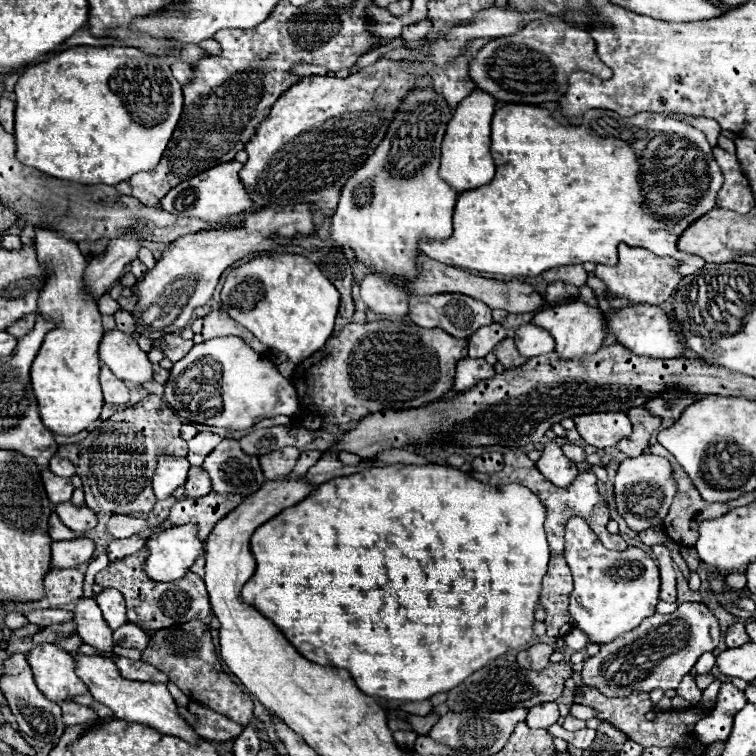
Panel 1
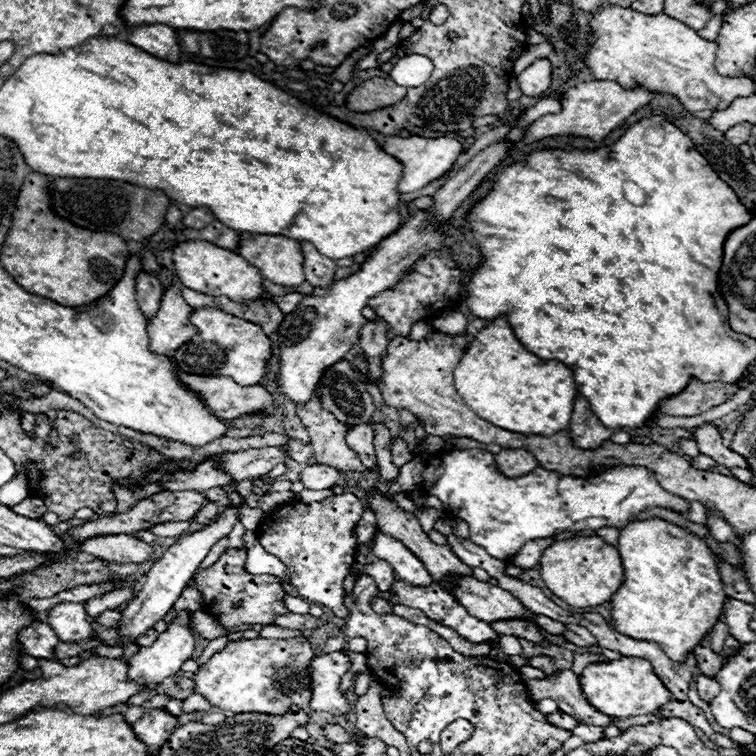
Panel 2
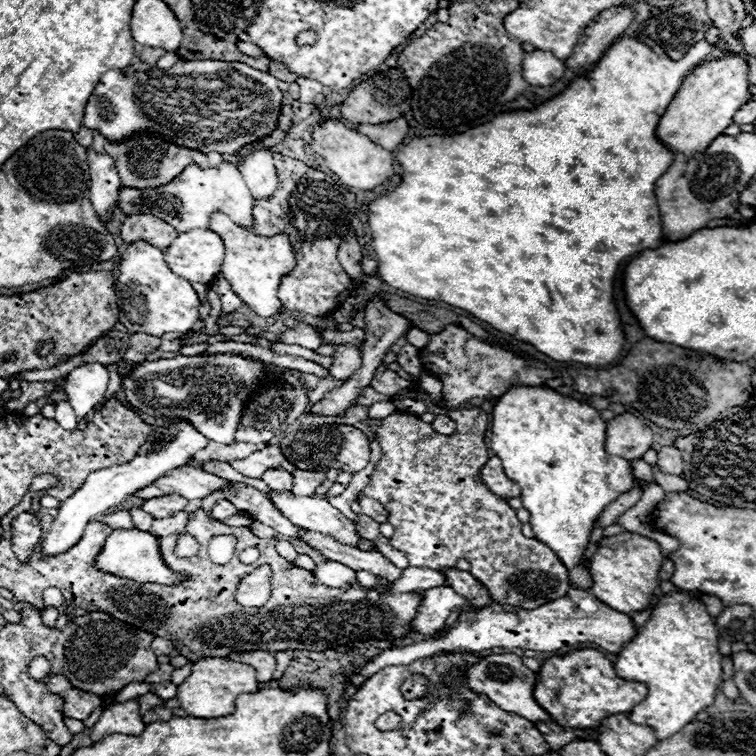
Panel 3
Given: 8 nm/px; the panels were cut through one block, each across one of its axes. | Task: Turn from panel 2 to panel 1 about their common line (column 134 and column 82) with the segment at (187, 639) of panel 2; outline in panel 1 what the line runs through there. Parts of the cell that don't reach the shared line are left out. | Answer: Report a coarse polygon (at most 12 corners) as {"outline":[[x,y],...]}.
{"outline":[[74,654],[76,674],[116,718],[190,744],[166,684],[120,676],[112,658]]}

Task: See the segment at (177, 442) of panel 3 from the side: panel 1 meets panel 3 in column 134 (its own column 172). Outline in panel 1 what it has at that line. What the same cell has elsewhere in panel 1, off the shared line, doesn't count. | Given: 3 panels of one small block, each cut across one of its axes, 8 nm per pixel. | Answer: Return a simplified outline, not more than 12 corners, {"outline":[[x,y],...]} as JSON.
{"outline":[[160,456],[152,486],[166,500],[186,482],[188,460]]}

